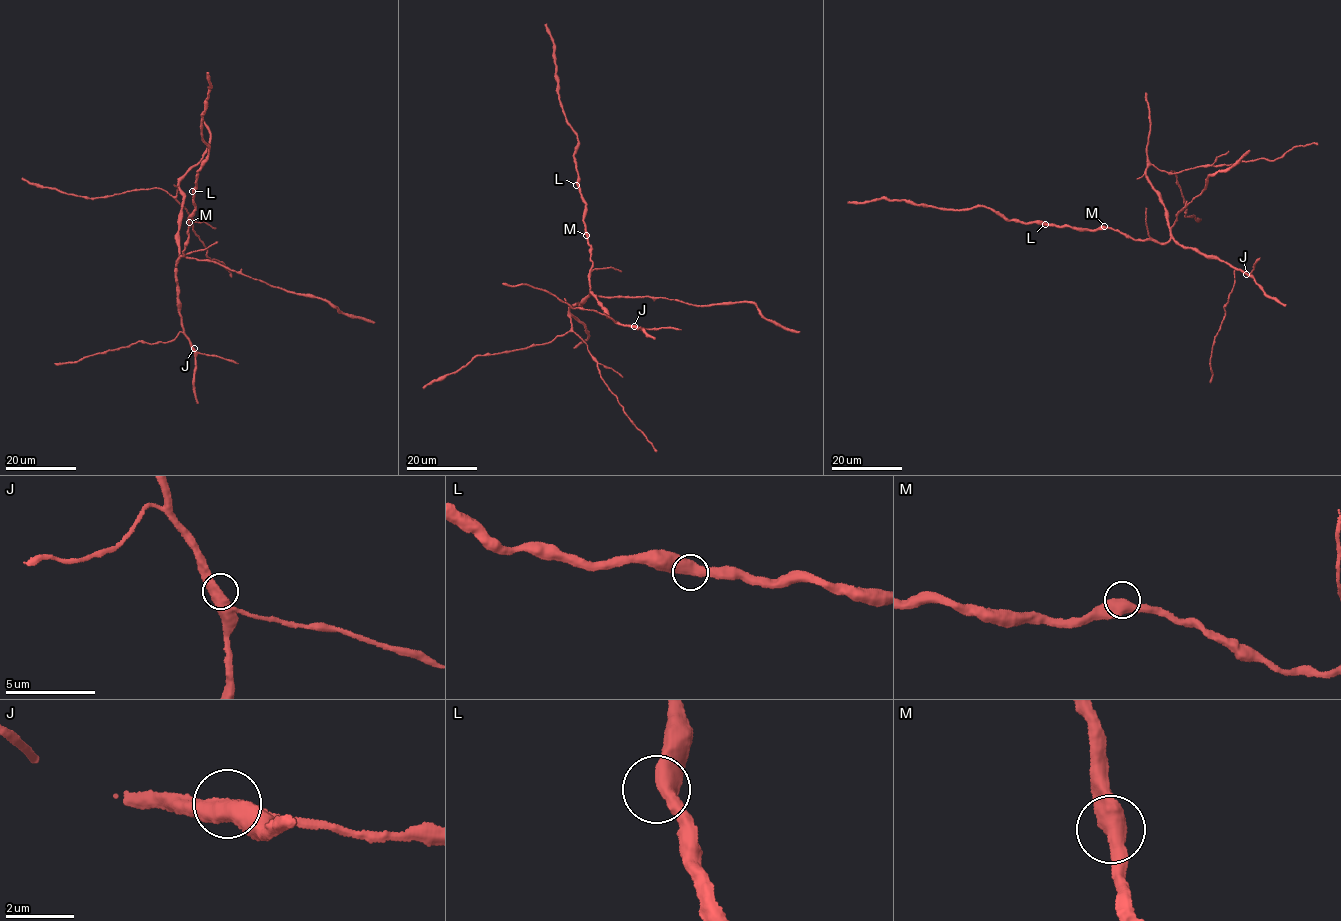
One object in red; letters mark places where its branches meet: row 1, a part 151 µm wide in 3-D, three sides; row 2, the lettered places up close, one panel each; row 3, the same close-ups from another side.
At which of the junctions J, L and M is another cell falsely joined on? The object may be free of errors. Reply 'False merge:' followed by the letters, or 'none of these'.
False merge: none of these

